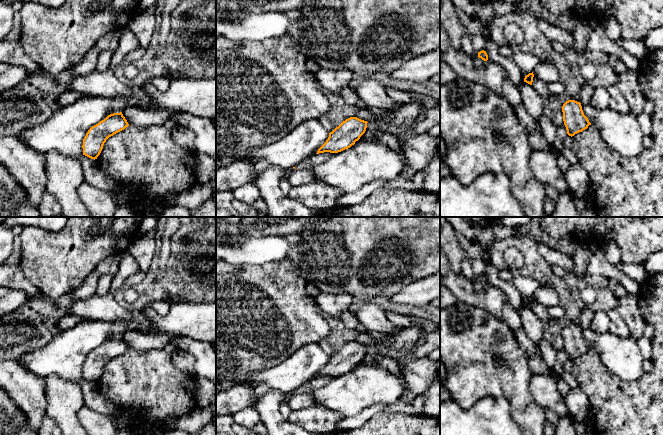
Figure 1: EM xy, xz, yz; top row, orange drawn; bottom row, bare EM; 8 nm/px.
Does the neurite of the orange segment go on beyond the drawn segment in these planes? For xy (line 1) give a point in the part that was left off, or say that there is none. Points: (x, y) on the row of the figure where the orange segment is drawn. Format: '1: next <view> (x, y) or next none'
1: next none

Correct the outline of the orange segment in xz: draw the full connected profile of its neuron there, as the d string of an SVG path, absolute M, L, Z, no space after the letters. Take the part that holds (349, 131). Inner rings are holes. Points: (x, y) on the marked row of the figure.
M350 117L329 133L326 142L318 149L316 154L330 152L338 153L350 148L365 133L367 121L357 117Z

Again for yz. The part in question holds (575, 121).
M568 100L562 106L563 121L569 136L582 132L591 123L584 115L580 102Z

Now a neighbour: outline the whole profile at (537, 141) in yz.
M527 132L528 141L532 149L538 151L550 150L551 144L546 140L546 138L539 132Z

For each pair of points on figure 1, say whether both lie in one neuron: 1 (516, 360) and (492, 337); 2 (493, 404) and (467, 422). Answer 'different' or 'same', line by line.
1: same
2: same

